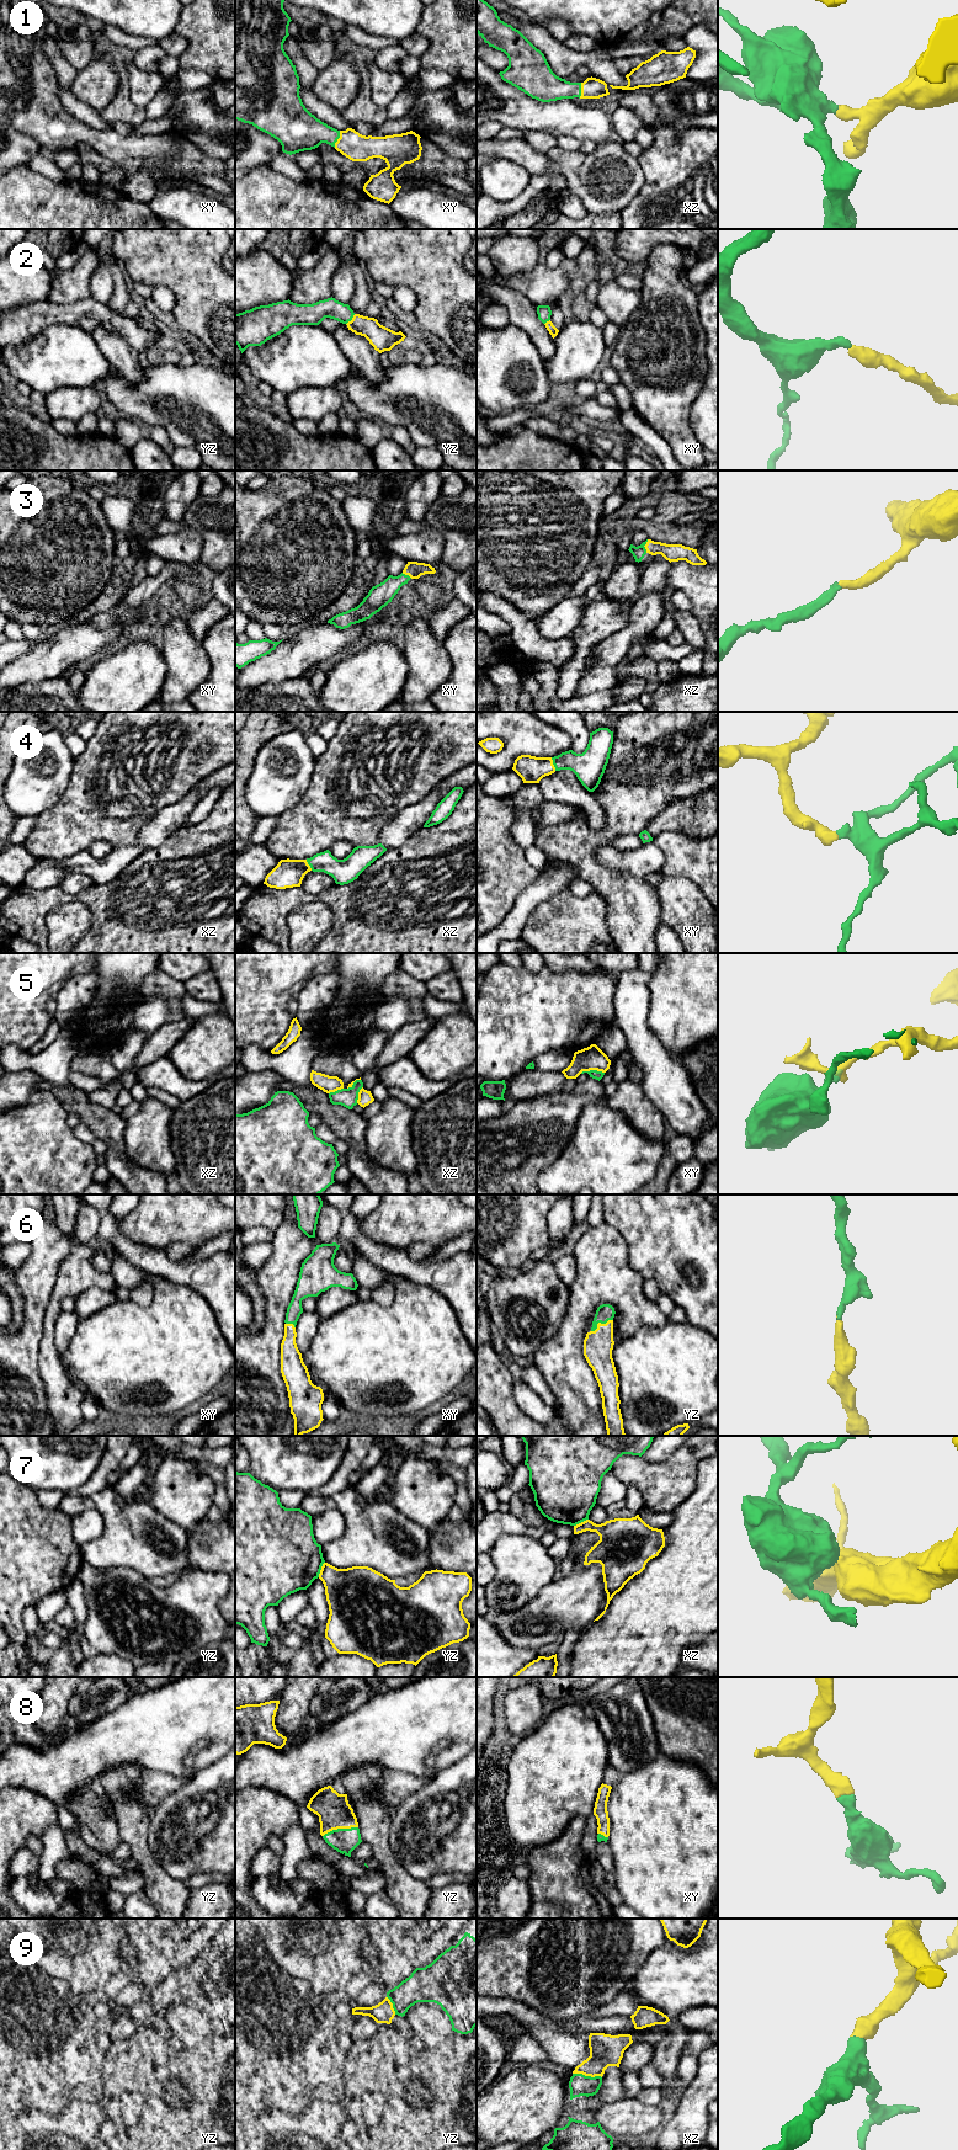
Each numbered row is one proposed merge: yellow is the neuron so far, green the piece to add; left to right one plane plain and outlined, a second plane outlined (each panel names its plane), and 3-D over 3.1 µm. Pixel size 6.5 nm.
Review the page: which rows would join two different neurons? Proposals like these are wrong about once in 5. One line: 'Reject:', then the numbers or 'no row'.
Reject: 5, 7

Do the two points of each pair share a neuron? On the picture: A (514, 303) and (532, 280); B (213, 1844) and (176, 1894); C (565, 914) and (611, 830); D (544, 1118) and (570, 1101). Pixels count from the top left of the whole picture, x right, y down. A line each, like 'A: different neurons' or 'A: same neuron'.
A: different neurons
B: different neurons
C: different neurons
D: same neuron

